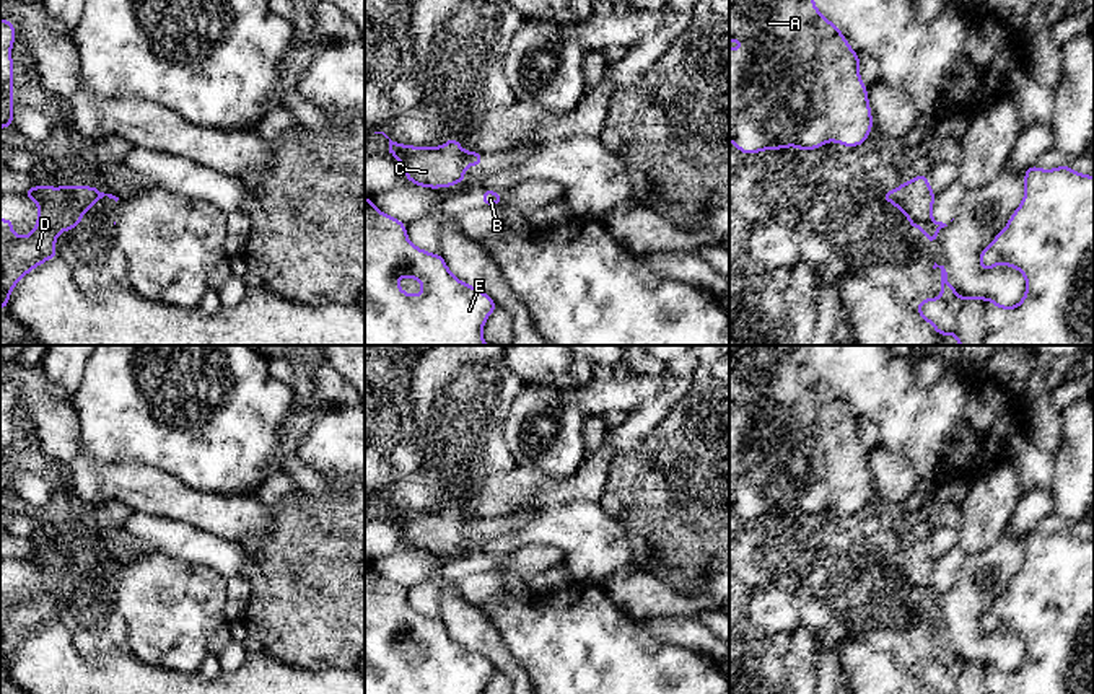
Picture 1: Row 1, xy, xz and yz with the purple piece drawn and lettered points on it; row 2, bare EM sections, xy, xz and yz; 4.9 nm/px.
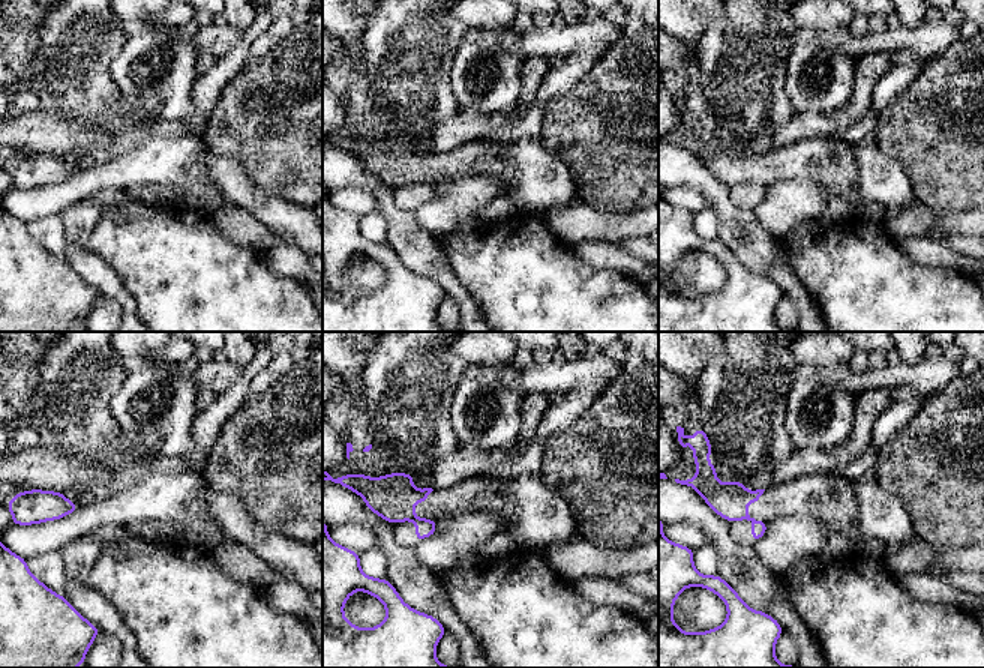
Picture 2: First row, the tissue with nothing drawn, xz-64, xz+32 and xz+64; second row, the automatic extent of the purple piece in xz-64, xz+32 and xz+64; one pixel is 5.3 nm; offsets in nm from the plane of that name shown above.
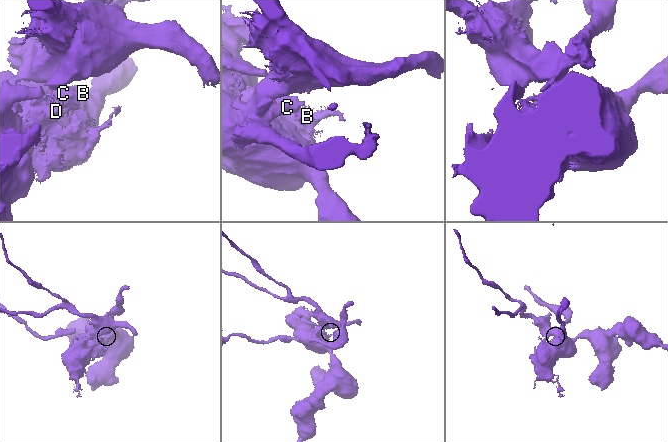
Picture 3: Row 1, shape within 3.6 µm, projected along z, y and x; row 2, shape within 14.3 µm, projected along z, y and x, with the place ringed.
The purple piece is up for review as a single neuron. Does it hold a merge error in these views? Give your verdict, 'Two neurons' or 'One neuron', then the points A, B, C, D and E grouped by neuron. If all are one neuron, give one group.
Two neurons. Groups: A B D E / C

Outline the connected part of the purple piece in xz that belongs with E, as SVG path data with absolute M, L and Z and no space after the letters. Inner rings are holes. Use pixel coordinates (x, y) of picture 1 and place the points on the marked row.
M365 195L365 345L488 345L482 329L497 308L484 290L459 280L441 254L412 244L407 225L381 212ZM400 277L420 282L423 290L418 295L409 295L397 283Z

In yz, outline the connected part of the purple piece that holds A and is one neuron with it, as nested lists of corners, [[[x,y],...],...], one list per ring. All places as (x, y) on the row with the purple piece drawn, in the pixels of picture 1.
[[[729,0],[729,41],[744,44],[742,49],[729,49],[729,142],[742,155],[754,155],[765,150],[785,150],[786,147],[811,152],[832,140],[842,147],[861,147],[868,140],[874,121],[868,86],[860,75],[861,57],[851,49],[840,28],[822,16],[814,0]]]

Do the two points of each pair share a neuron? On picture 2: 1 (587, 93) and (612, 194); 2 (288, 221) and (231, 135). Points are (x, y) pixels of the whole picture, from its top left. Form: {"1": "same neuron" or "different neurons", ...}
{"1": "same neuron", "2": "different neurons"}

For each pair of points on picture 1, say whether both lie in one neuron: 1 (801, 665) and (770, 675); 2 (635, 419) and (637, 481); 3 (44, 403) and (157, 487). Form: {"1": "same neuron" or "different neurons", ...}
{"1": "different neurons", "2": "different neurons", "3": "same neuron"}

